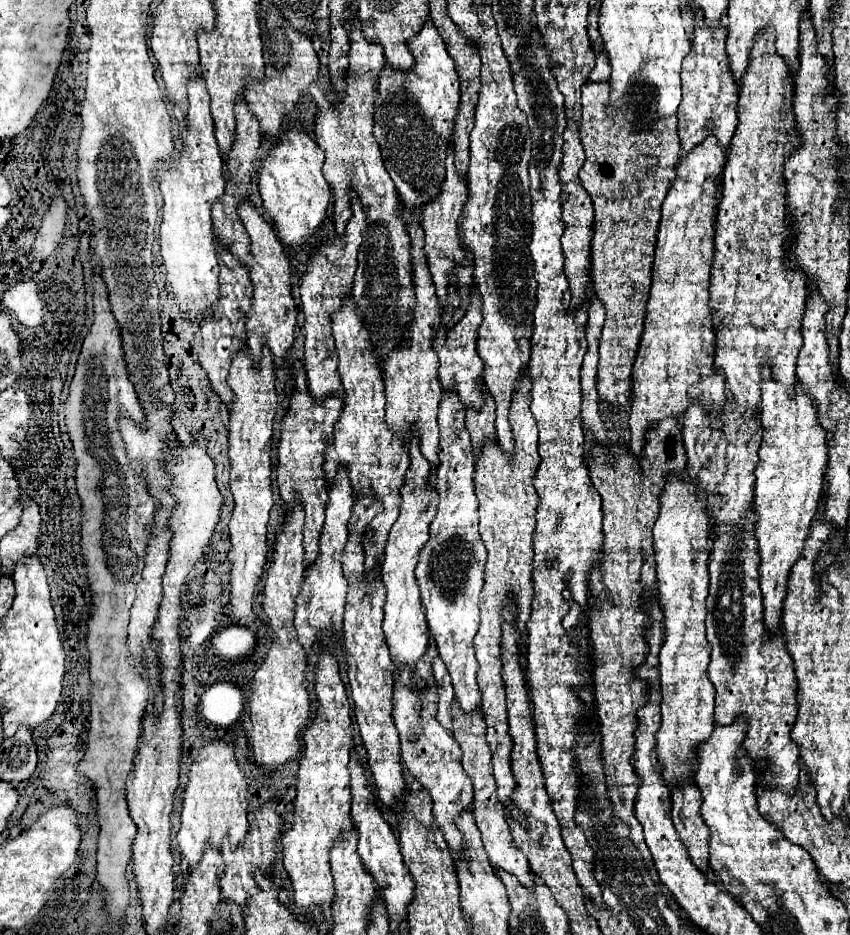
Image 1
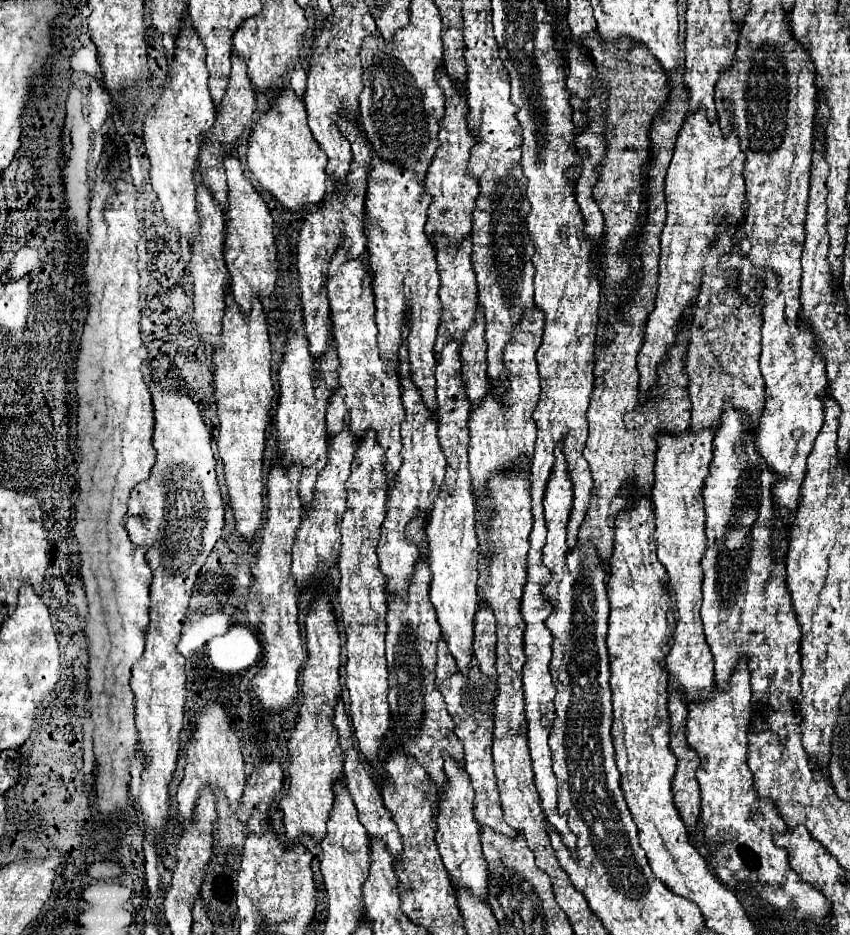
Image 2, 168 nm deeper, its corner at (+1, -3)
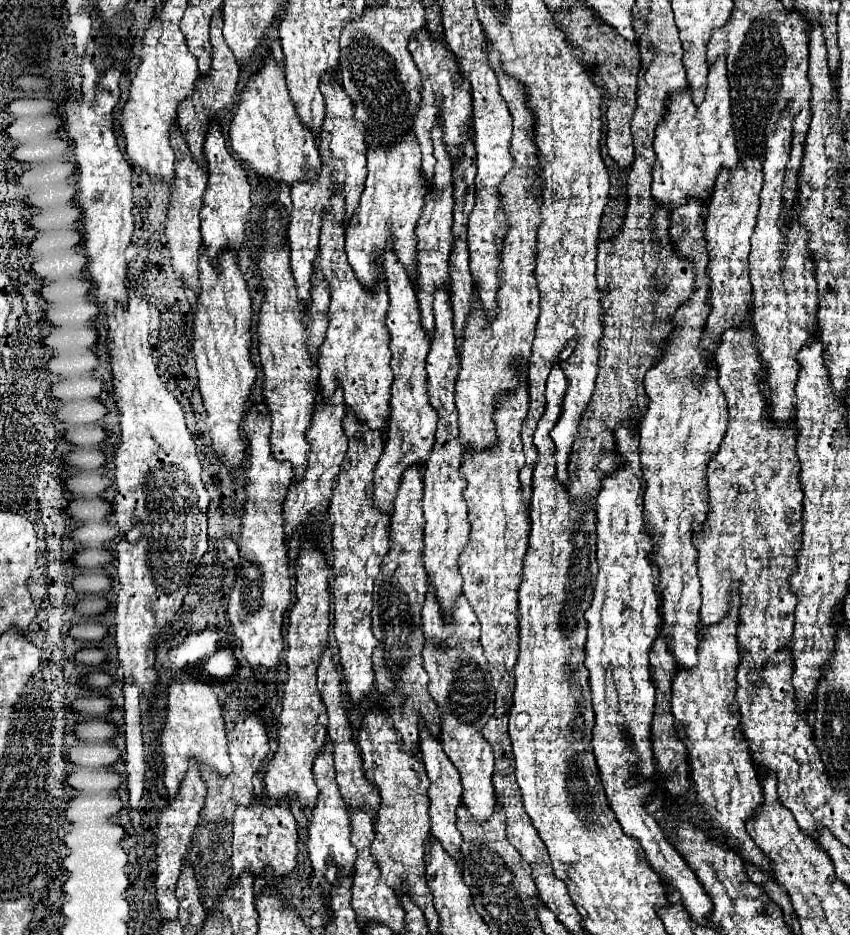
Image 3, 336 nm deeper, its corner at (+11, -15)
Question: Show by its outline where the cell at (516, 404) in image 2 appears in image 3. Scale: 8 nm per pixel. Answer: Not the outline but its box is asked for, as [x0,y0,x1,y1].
[456,47,540,453]

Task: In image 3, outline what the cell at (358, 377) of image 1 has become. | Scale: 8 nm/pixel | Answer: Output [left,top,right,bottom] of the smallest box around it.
[318,195,394,431]

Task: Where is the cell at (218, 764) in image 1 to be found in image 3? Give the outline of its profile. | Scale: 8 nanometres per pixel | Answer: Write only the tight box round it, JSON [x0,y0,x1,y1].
[160,679,232,801]

